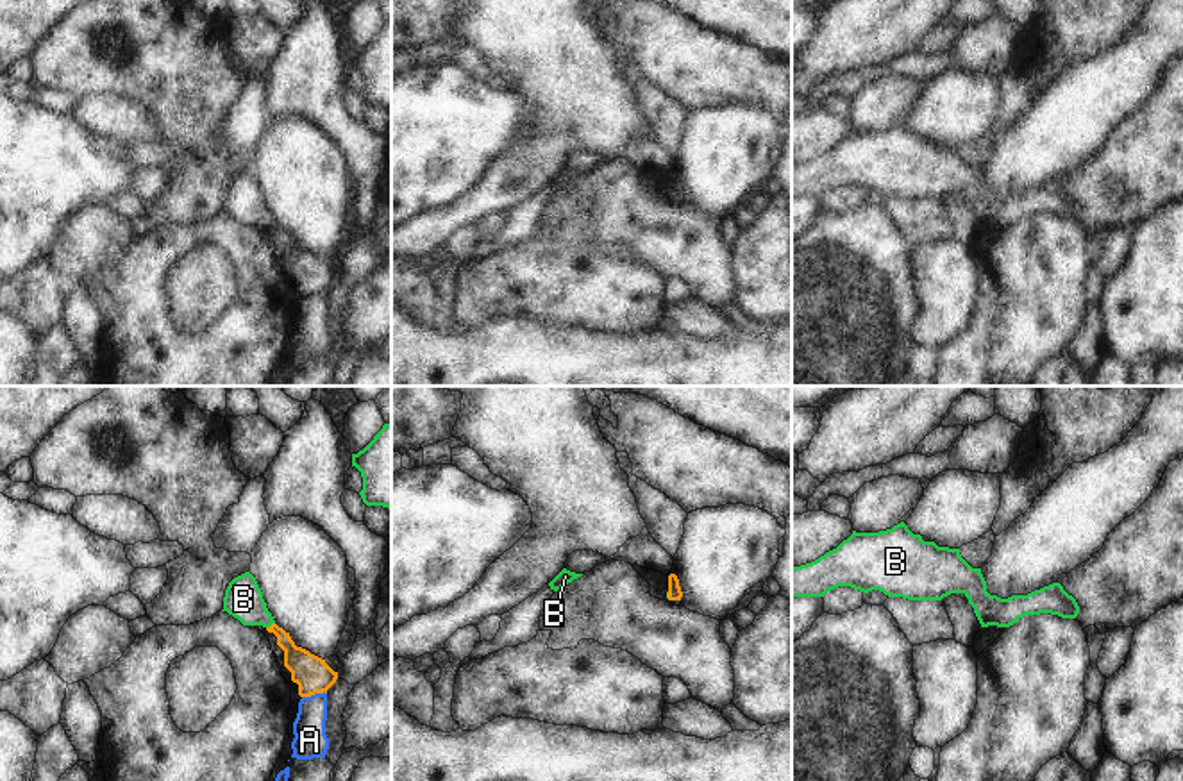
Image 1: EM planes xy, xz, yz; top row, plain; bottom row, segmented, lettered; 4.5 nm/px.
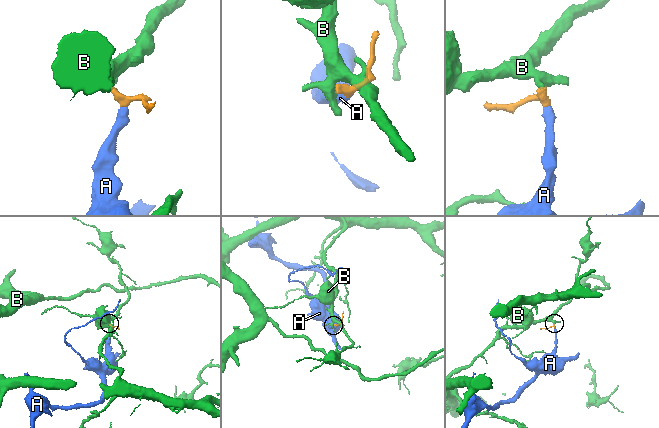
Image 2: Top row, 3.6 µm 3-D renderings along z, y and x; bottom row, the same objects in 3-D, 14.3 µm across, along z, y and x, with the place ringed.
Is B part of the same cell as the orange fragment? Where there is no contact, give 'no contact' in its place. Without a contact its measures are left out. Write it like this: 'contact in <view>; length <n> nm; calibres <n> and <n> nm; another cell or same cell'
contact in xy; length 50 nm; calibres 140 and 180 nm; another cell

